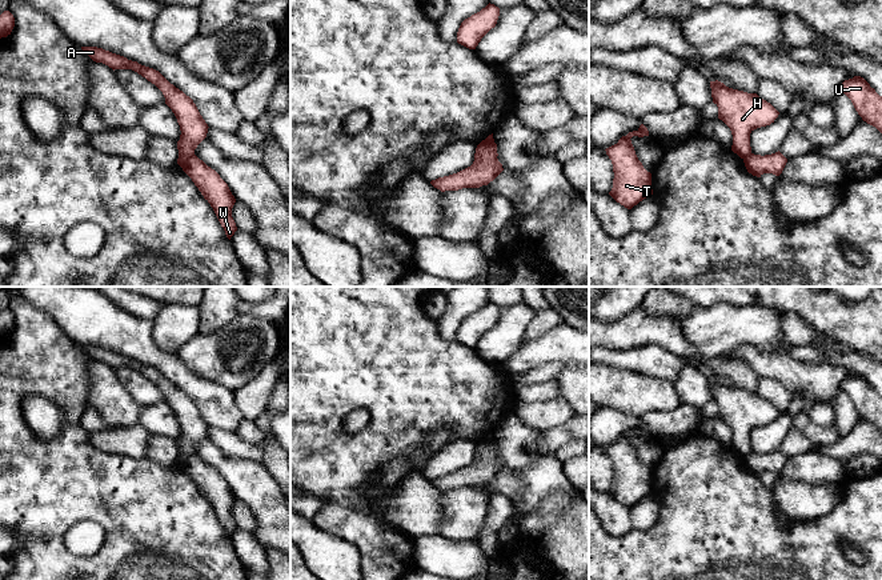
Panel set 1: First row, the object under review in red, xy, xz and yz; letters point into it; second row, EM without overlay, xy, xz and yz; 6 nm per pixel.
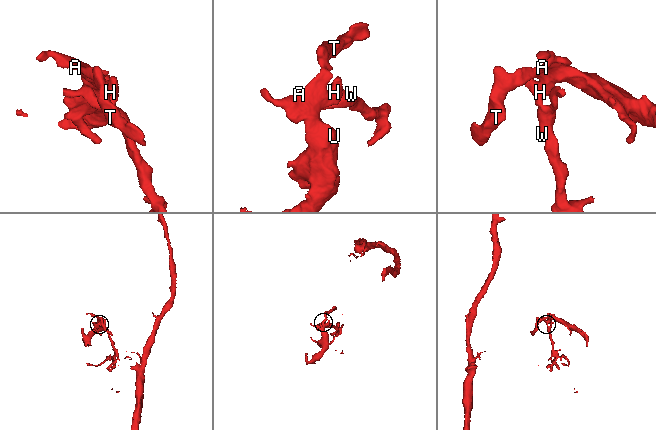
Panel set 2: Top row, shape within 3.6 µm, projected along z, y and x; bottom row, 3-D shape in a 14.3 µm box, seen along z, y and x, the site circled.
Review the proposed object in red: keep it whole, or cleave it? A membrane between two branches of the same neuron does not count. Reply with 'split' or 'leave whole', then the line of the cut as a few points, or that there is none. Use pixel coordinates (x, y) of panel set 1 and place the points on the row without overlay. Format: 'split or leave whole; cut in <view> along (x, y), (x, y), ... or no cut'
split; cut in xy along (179, 452), (193, 454)

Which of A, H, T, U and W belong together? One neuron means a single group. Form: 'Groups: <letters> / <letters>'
Groups: A H T U / W

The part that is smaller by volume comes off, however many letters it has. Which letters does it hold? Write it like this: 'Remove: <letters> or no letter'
Remove: A, H, T, U

